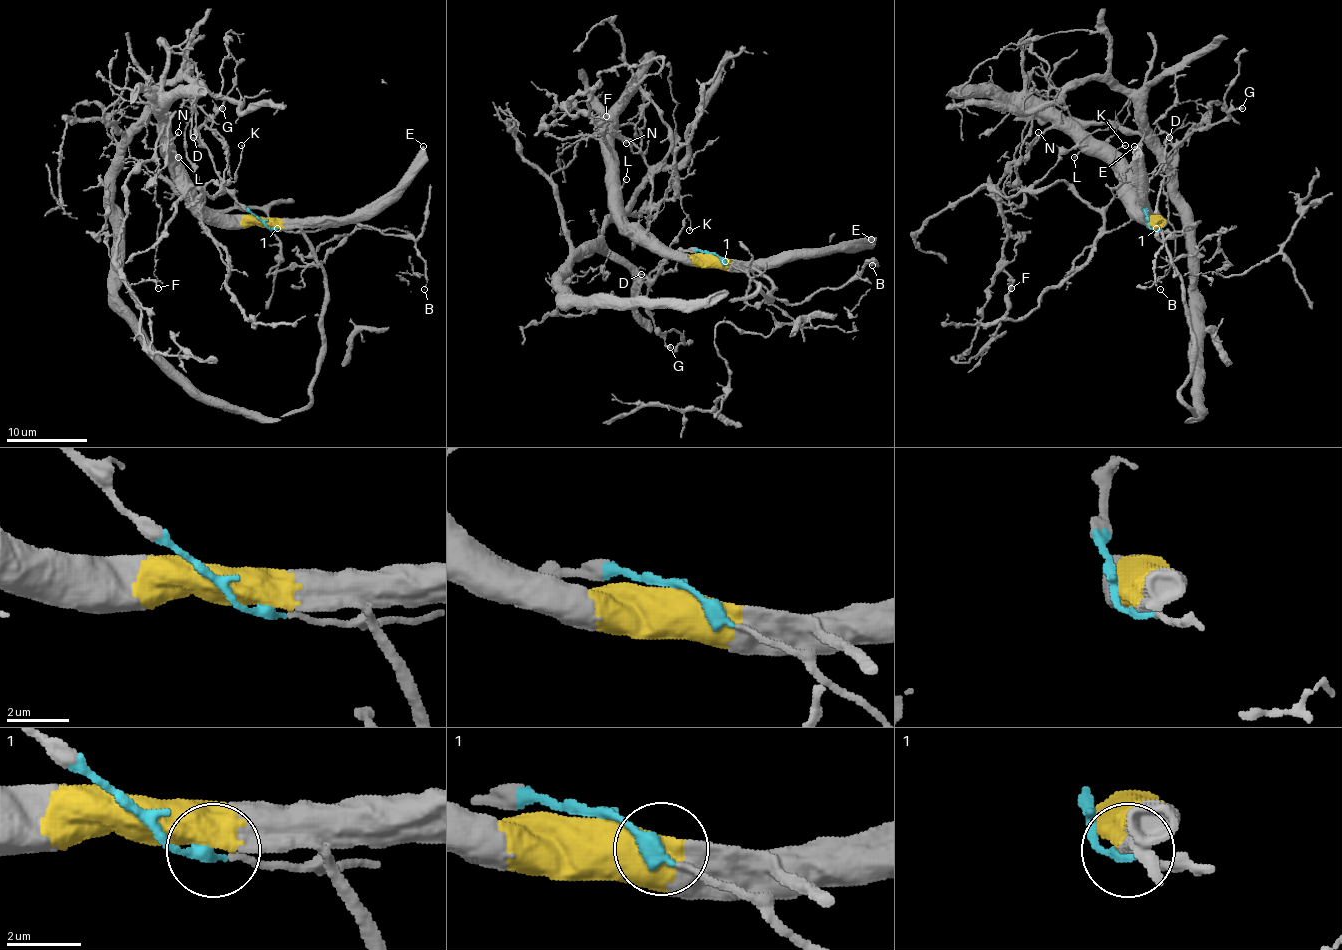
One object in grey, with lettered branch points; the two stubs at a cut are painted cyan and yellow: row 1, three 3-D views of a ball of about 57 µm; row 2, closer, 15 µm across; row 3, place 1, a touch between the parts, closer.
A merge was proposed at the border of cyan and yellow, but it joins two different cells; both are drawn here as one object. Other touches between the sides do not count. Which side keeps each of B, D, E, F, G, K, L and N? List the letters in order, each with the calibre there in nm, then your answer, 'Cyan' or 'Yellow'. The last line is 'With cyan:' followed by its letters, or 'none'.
B: Thickness 100 nm. Cyan
D: Thickness 140 nm. Cyan
E: Thickness 440 nm. Yellow
F: Thickness 130 nm. Yellow
G: Thickness 240 nm. Cyan
K: Thickness 130 nm. Cyan
L: Thickness 140 nm. Yellow
N: Thickness 90 nm. Yellow
With cyan: B, D, G, K

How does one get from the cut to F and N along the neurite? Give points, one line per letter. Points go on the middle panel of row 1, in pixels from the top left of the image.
F: (711, 255), (662, 249), (620, 219), (604, 132), (574, 102), (568, 112), (564, 108), (576, 116), (606, 116)
N: (711, 255), (662, 249), (640, 227), (620, 219), (618, 178), (604, 134), (612, 132), (626, 144)

